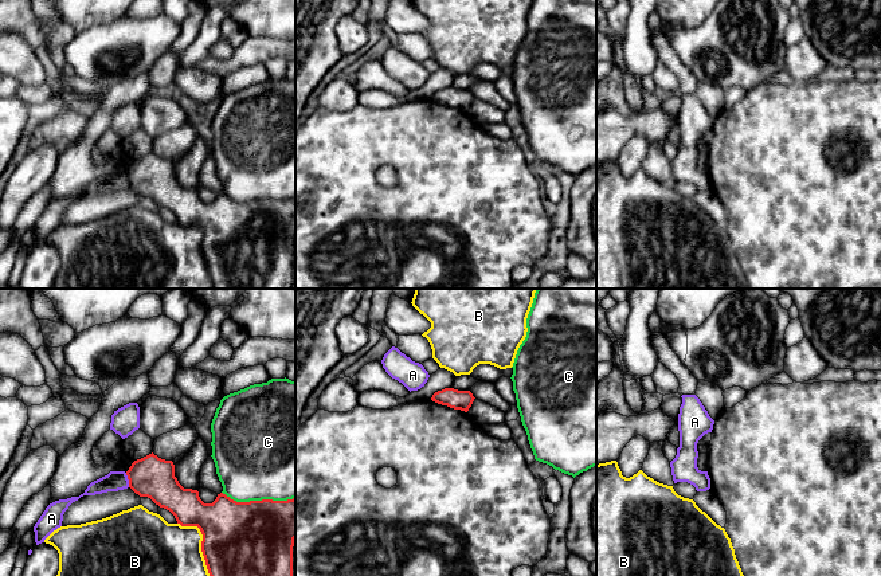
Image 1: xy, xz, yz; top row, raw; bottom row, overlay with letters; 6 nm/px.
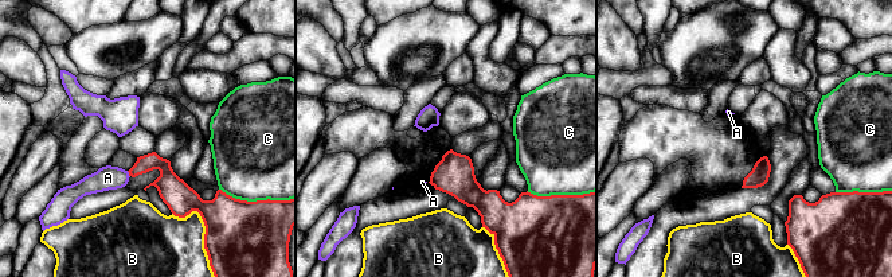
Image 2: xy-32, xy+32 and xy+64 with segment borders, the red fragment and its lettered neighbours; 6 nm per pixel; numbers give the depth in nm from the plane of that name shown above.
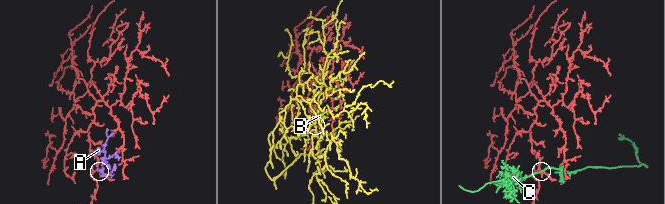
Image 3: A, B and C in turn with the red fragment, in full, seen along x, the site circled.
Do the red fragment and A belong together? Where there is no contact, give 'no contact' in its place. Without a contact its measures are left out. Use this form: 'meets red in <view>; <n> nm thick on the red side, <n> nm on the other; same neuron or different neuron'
meets red in xy; 240 nm thick on the red side, 120 nm on the other; different neuron

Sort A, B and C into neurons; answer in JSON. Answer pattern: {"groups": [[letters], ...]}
{"groups": [["A"], ["B"], ["C"]]}

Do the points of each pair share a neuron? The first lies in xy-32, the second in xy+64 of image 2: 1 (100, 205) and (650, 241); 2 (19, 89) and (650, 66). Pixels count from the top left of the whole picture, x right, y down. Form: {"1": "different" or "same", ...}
{"1": "same", "2": "different"}

